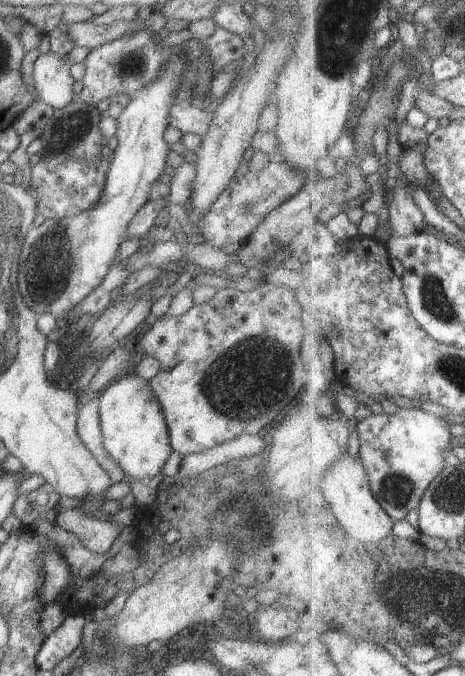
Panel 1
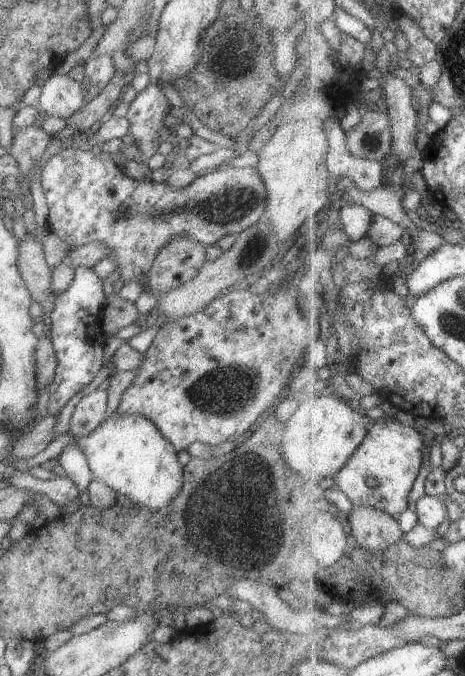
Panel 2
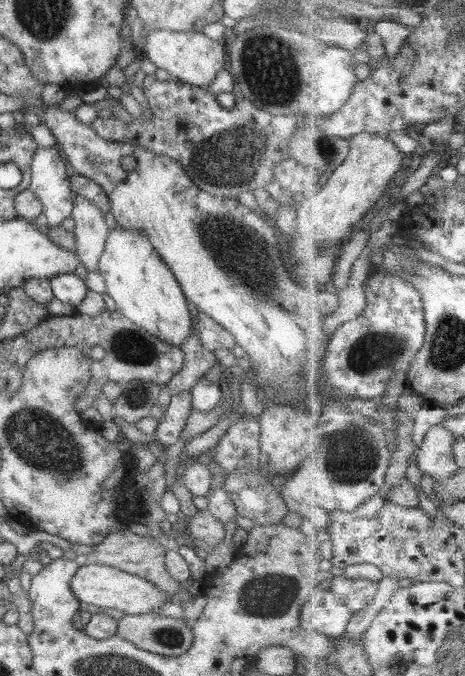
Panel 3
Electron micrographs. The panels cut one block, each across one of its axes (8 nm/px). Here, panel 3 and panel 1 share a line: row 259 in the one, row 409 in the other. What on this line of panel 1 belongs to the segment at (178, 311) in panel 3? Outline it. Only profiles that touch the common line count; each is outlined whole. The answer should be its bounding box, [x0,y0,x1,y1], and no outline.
[99,371,174,480]

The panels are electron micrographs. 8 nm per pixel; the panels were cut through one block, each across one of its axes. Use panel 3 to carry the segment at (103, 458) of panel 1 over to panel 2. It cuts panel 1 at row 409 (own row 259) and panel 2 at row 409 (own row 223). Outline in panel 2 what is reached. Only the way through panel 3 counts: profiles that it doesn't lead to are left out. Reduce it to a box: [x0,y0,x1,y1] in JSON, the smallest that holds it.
[68,386,108,437]

